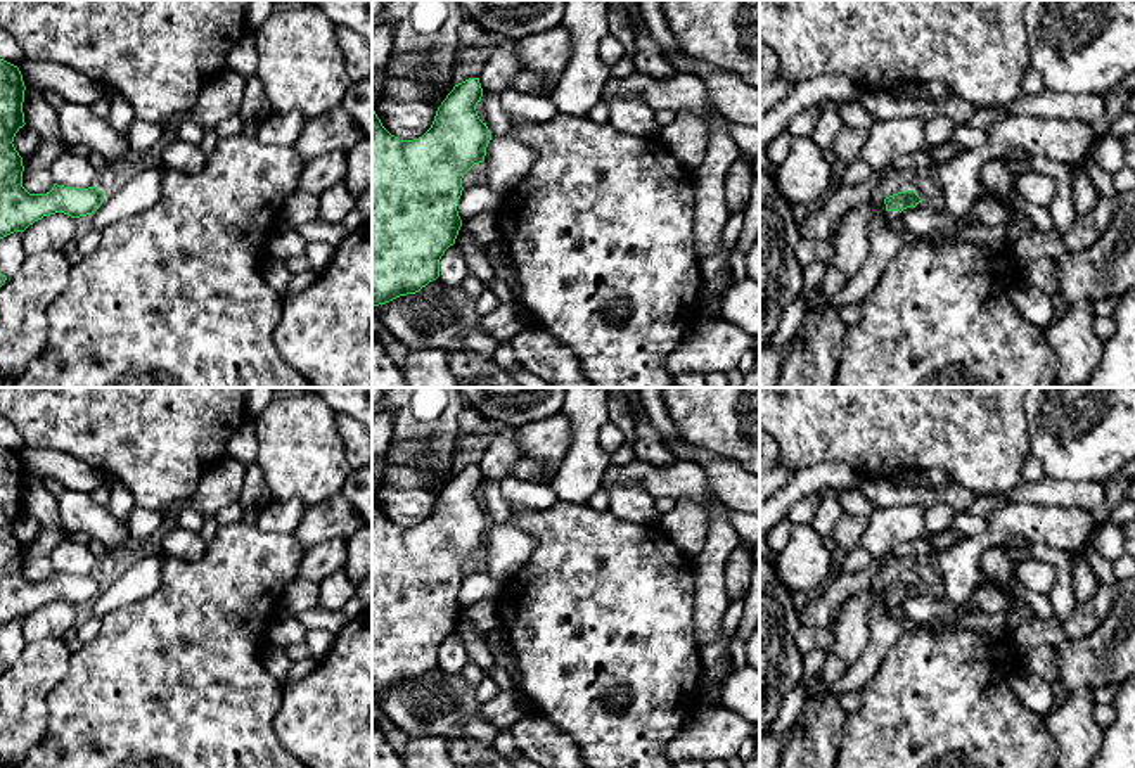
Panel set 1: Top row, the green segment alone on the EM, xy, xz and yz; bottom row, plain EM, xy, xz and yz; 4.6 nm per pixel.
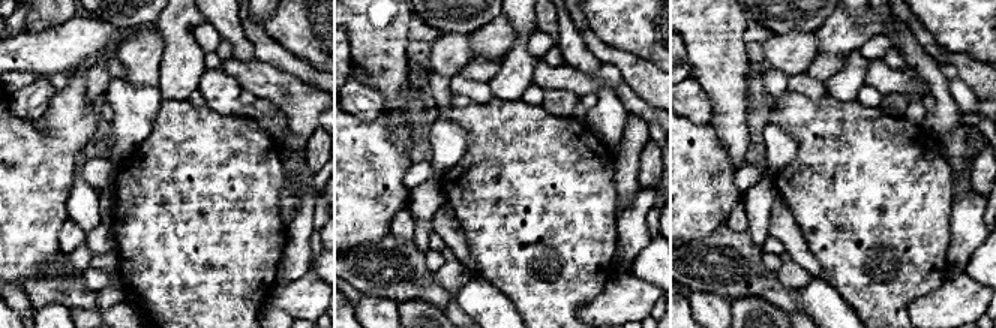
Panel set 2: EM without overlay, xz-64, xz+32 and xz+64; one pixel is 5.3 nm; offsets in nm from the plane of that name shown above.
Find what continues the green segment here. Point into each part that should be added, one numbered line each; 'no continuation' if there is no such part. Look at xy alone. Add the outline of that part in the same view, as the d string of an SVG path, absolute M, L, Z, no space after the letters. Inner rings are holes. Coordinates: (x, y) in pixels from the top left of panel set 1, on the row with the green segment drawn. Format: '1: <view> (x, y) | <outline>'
no continuation

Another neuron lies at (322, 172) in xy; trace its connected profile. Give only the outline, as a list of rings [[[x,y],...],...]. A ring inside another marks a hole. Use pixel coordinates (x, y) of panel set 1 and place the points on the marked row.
[[[332,150],[306,161],[298,190],[320,197],[327,189],[344,182],[346,176],[346,152]]]

